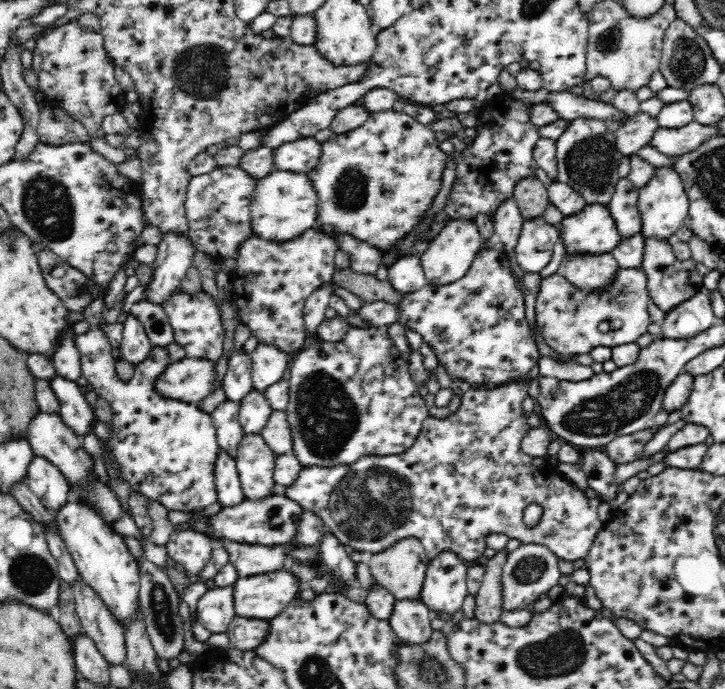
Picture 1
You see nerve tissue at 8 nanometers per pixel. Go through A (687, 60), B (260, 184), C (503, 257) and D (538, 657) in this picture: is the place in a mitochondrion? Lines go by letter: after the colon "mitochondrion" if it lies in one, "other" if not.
A: mitochondrion
B: other
C: other
D: mitochondrion

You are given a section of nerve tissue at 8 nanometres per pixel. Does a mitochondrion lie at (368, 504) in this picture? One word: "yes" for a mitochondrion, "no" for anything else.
yes

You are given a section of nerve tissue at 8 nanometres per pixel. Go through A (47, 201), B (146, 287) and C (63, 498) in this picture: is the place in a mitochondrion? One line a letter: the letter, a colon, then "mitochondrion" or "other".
A: mitochondrion
B: other
C: other

